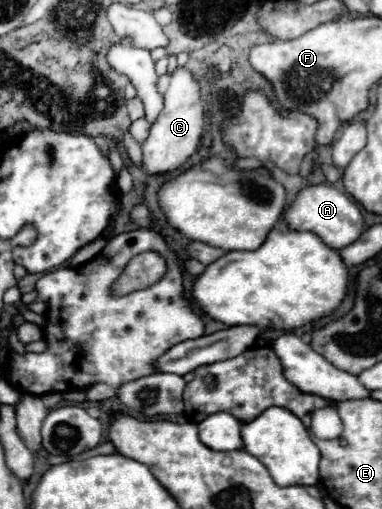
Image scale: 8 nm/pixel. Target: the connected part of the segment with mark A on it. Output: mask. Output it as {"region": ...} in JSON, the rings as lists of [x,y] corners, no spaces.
{"region":[[[328,182],[308,184],[302,190],[298,190],[294,196],[294,202],[284,210],[282,218],[290,230],[312,232],[312,234],[320,236],[322,242],[326,242],[326,246],[330,246],[334,250],[340,250],[340,248],[356,242],[360,238],[360,234],[366,230],[358,204]]]}

